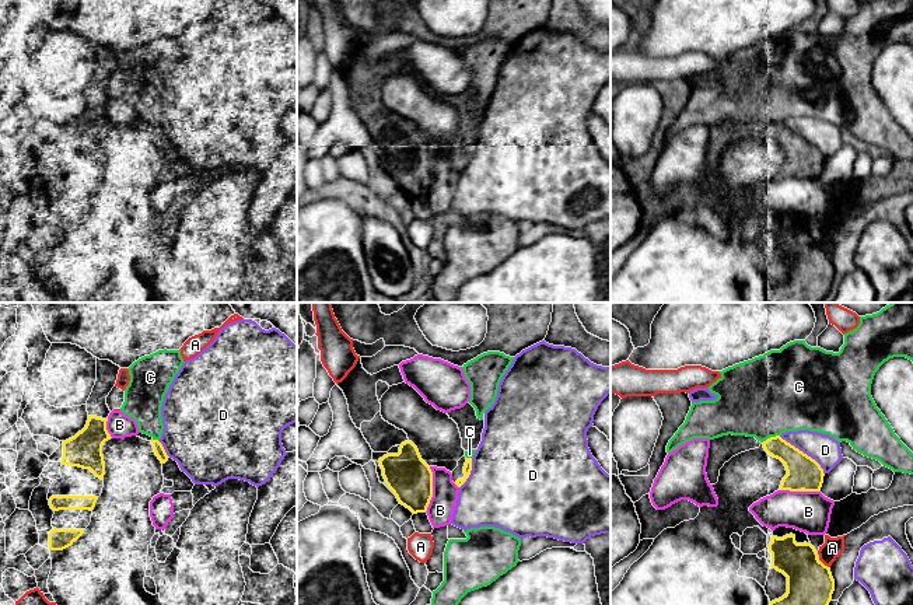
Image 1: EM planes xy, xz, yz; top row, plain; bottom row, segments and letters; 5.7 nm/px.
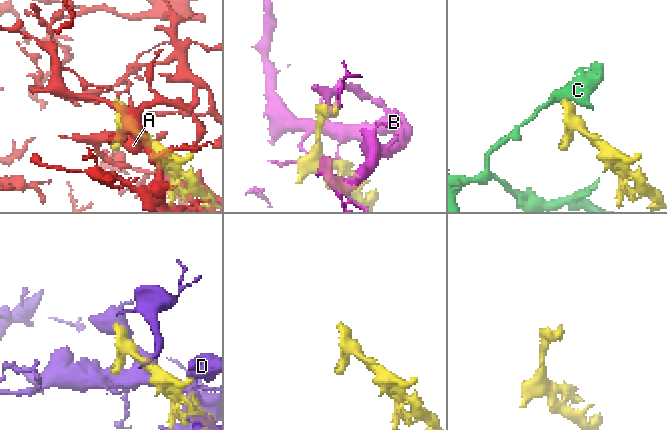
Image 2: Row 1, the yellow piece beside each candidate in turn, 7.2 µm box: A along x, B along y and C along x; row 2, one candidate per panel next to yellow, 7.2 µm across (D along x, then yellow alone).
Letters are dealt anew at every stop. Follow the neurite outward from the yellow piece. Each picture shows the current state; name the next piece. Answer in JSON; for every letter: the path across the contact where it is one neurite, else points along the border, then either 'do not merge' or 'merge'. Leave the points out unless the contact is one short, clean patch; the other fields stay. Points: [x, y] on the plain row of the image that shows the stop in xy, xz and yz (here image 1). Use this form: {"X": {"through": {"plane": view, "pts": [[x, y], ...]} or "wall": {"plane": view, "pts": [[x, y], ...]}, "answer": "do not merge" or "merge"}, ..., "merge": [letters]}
{"A": {"answer": "do not merge"}, "B": {"answer": "do not merge"}, "C": {"answer": "do not merge"}, "D": {"answer": "do not merge"}, "merge": []}

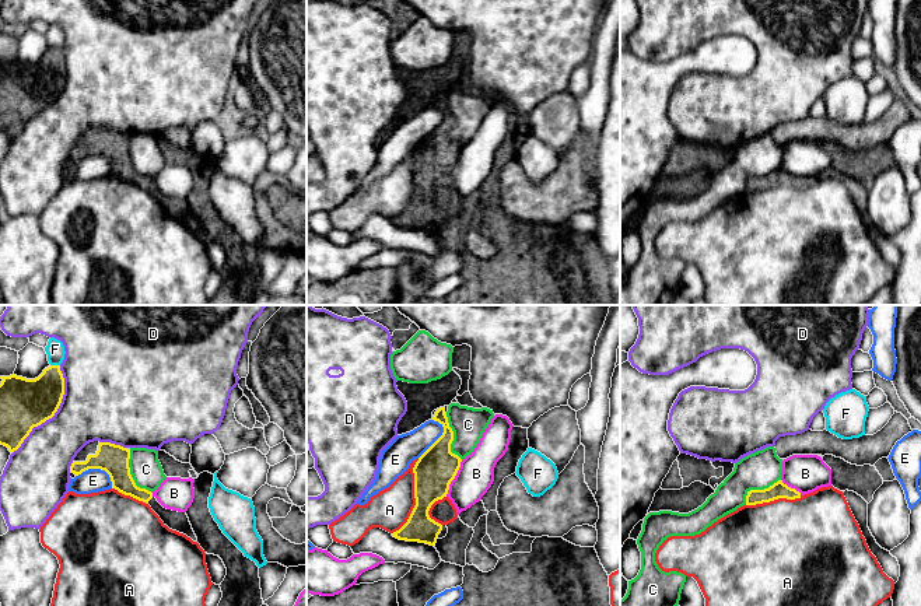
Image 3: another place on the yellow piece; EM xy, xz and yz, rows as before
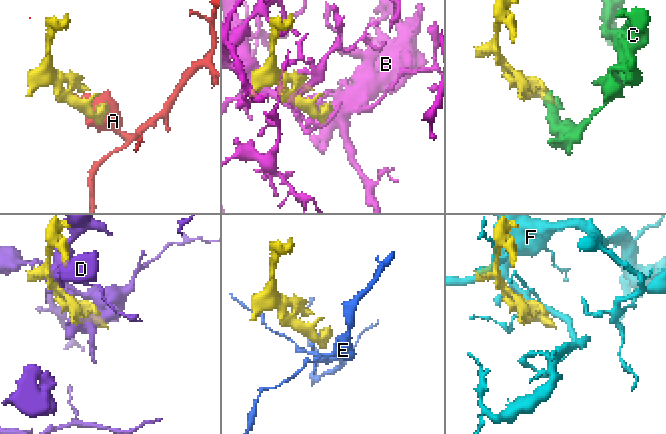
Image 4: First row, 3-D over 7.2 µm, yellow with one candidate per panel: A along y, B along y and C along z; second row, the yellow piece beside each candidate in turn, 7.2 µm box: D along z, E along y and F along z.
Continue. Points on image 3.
{"A": {"answer": "do not merge"}, "B": {"answer": "do not merge"}, "C": {"answer": "do not merge"}, "D": {"answer": "do not merge"}, "E": {"answer": "do not merge"}, "F": {"answer": "do not merge"}, "merge": []}

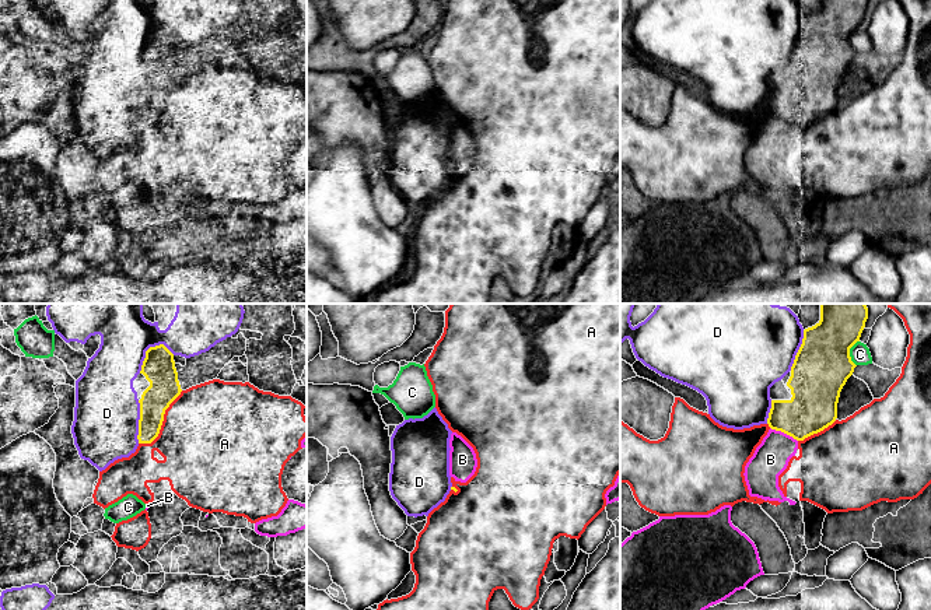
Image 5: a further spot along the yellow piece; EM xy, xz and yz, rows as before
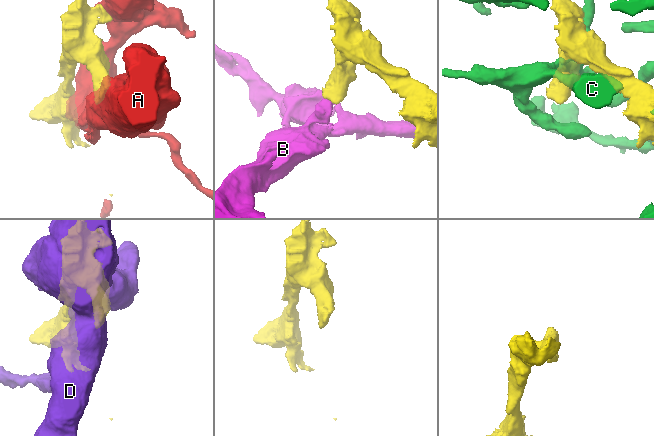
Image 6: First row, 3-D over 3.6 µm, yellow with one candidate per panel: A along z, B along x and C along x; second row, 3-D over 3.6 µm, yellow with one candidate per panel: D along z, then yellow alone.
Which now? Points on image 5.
{"A": {"answer": "do not merge"}, "B": {"answer": "merge"}, "C": {"answer": "do not merge"}, "D": {"answer": "do not merge"}, "merge": ["B"]}

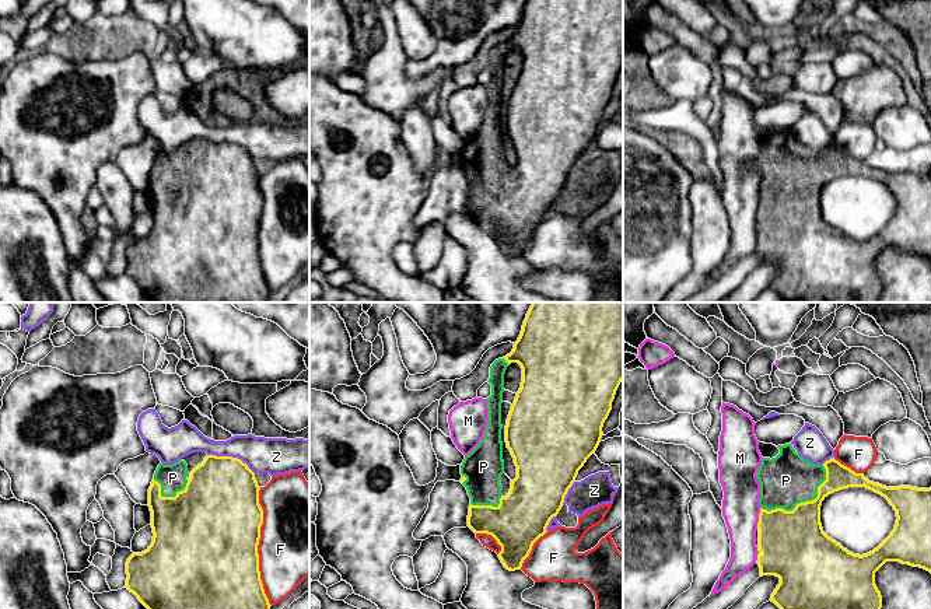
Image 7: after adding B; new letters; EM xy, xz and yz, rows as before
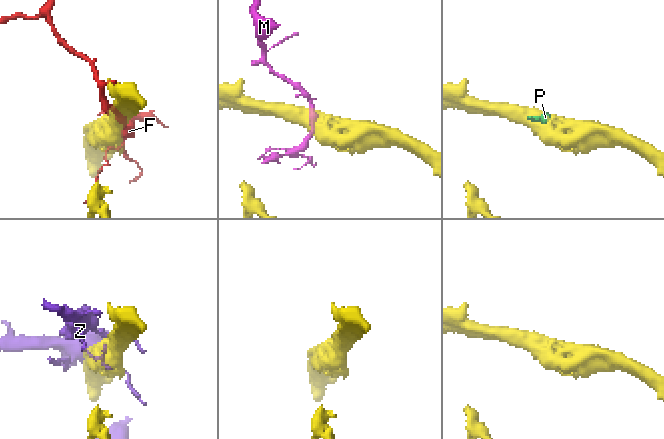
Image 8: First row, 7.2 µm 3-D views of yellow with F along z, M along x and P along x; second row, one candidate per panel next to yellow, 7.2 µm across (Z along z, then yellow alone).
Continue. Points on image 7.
{"F": {"answer": "do not merge"}, "M": {"answer": "do not merge"}, "P": {"answer": "merge"}, "Z": {"answer": "do not merge"}, "merge": ["P"]}

